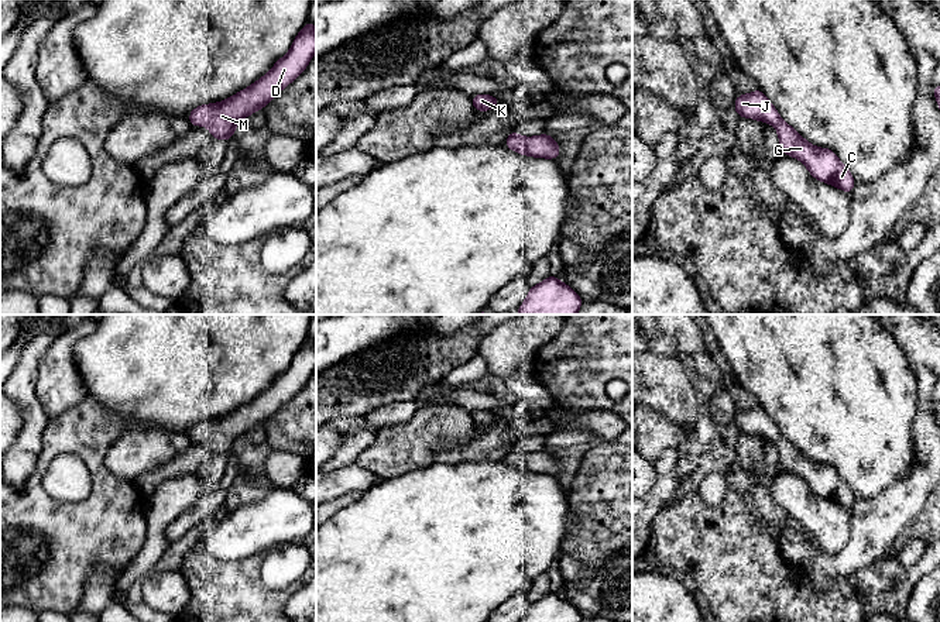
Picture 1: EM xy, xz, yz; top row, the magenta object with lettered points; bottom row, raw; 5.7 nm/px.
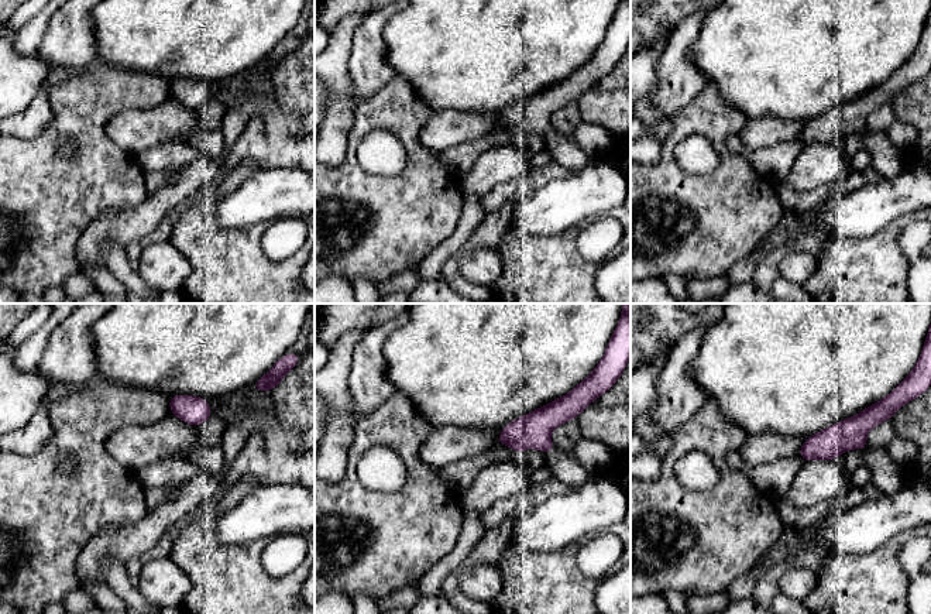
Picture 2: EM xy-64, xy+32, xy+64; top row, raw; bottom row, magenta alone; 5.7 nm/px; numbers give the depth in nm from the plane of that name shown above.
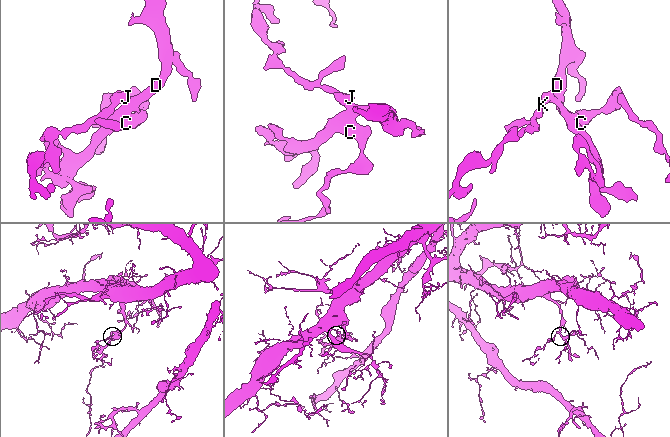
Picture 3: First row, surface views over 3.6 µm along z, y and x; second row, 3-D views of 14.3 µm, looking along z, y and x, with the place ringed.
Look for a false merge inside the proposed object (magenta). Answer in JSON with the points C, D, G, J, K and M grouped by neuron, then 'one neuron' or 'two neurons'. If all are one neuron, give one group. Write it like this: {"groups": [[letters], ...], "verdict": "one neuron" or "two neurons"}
{"groups": [["C", "D", "G", "J", "K", "M"]], "verdict": "one neuron"}

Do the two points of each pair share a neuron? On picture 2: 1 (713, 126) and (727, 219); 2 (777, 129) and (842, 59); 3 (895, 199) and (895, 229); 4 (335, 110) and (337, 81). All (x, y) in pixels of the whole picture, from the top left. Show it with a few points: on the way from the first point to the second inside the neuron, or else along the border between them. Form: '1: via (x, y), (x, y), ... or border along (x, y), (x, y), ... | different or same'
1: via (721, 148), (727, 155), (727, 196) | same
2: border along (753, 117), (776, 116), (804, 123) | different
3: border along (916, 212), (910, 212), (865, 237) | different
4: via (337, 103), (337, 88) | same

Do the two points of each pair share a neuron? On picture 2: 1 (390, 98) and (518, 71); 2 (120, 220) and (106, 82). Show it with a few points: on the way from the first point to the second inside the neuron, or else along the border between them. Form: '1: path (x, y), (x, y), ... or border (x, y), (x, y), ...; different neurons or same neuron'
1: border (397, 75), (402, 76), (433, 110); different neurons
2: border (147, 194), (137, 205), (109, 209), (89, 225); different neurons

